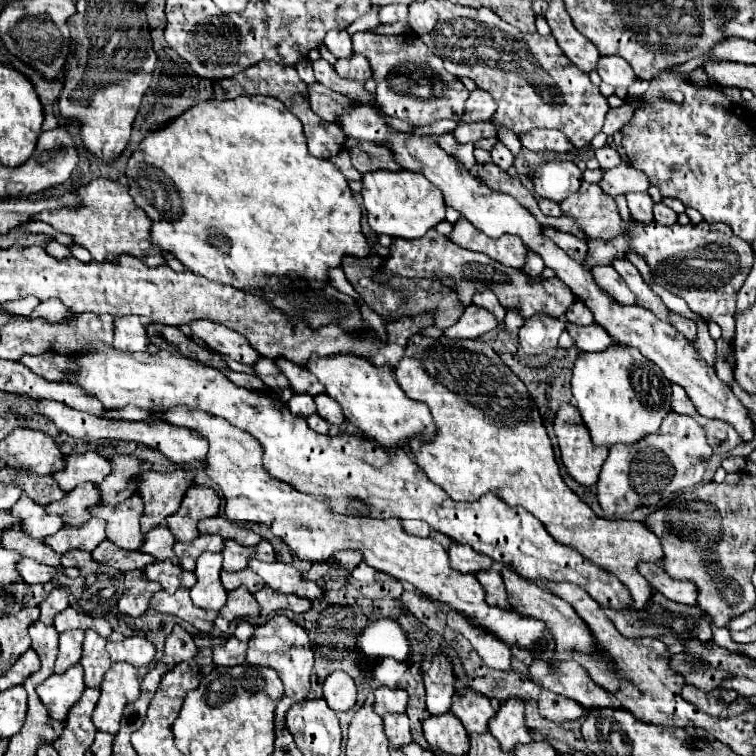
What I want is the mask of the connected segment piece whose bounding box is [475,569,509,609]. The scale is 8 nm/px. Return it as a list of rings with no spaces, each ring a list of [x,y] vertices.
[[[495,569],[477,571],[475,577],[479,579],[481,587],[485,589],[485,595],[487,595],[487,603],[489,605],[497,605],[501,609],[509,609],[505,585],[503,585],[503,579],[501,579],[501,573],[499,571],[495,571]]]

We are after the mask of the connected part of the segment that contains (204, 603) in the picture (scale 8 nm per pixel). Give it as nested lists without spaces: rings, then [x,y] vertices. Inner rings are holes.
[[[203,553],[197,557],[197,569],[195,569],[197,583],[189,589],[195,607],[219,611],[225,605],[227,591],[219,581],[221,561],[223,559],[219,553]]]

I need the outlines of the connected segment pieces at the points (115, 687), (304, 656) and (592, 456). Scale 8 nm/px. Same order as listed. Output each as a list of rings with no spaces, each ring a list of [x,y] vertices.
[[[115,663],[101,683],[101,699],[93,711],[93,723],[99,731],[117,735],[121,713],[127,703],[139,697],[139,679],[129,663]]]
[[[275,615],[273,619],[269,619],[265,625],[257,625],[253,637],[249,639],[249,649],[247,649],[247,663],[251,665],[263,665],[263,667],[271,667],[277,671],[279,679],[283,681],[285,693],[283,693],[283,701],[279,701],[277,709],[275,709],[275,721],[279,729],[285,729],[285,711],[299,701],[305,701],[309,689],[311,689],[311,671],[313,671],[313,649],[307,637],[307,631],[303,627],[299,627],[297,623],[293,623],[291,619],[287,619],[285,615]]]
[[[563,403],[555,413],[555,435],[561,449],[561,459],[569,475],[581,485],[595,485],[601,465],[605,463],[609,449],[595,447],[589,431],[571,403]]]

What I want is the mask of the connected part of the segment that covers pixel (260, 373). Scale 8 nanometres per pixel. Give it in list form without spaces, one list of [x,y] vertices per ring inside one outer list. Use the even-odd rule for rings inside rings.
[[[261,357],[259,363],[255,363],[255,365],[251,365],[251,367],[253,367],[253,371],[257,373],[257,377],[259,377],[267,387],[271,387],[271,389],[289,387],[285,375],[273,365],[271,359],[263,359],[263,357]]]

